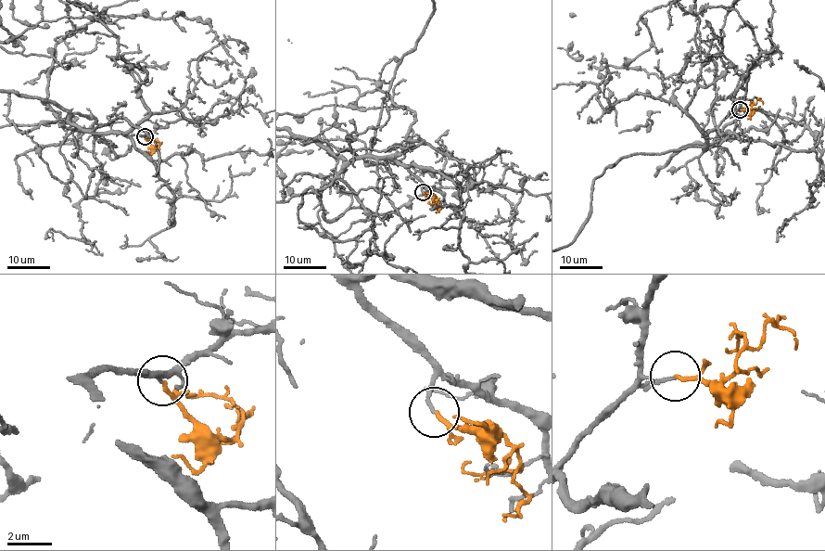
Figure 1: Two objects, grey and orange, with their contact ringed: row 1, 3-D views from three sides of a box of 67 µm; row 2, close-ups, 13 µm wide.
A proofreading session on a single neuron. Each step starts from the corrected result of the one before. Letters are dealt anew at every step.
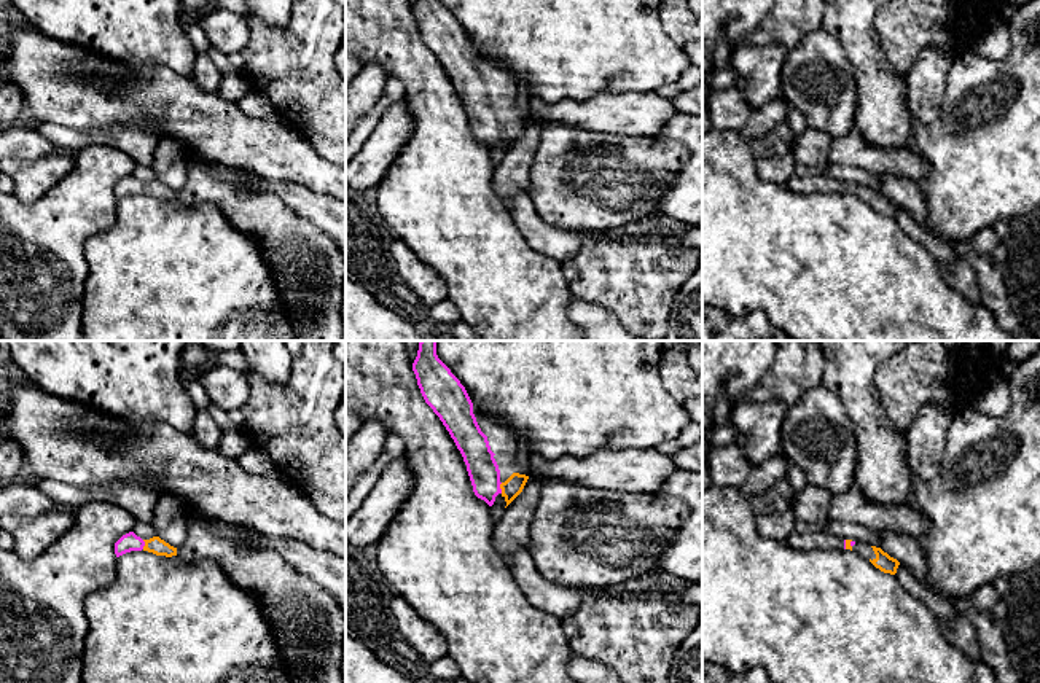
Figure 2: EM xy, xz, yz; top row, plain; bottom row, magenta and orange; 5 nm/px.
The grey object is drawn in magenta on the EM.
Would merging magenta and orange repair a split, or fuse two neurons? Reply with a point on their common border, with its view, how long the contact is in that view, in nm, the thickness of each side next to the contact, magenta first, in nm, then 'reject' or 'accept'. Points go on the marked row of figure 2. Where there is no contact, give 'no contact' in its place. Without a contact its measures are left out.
xz (499, 487) | 60 nm | 160/100 nm | accept

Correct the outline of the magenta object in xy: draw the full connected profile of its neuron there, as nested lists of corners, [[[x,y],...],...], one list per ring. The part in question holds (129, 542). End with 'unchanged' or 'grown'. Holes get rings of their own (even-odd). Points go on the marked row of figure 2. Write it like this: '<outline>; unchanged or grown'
[[[129,532],[123,535],[116,543],[115,543],[115,554],[116,557],[131,552],[131,551],[148,551],[156,556],[166,556],[172,557],[177,556],[177,548],[170,546],[159,537],[153,537],[150,540],[142,540],[137,537],[134,532]]]; grown

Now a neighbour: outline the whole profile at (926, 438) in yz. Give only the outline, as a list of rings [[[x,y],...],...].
[[[922,406],[906,433],[908,465],[914,482],[932,481],[941,468],[948,428],[954,412],[943,406]]]

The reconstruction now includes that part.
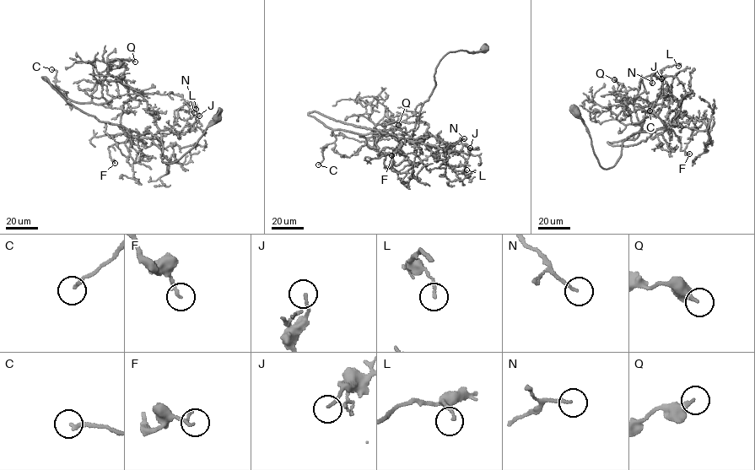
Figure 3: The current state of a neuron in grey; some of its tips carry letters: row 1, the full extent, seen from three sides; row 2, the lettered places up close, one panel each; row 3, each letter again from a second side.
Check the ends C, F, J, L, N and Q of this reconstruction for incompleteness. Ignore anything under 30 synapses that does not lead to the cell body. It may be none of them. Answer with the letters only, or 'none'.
C

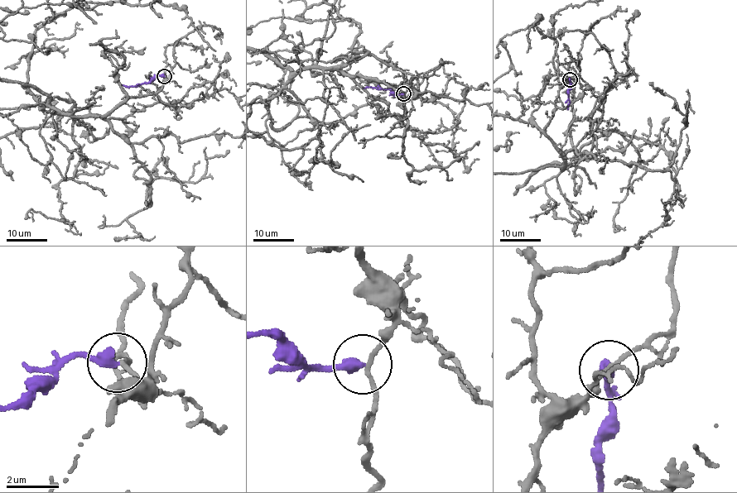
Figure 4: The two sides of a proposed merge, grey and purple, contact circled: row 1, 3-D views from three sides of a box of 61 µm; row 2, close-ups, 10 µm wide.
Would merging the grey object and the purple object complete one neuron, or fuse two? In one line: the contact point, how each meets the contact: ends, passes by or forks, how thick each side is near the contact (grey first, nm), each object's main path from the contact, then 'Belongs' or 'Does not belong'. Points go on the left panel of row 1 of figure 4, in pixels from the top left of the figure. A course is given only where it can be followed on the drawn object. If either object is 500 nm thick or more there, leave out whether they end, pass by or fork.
Place: (164, 76). At the ring grey passes by. At the ring purple ends. Thickness 130 nm (grey) against 400 nm. Course of purple: (164, 76), (157, 74), (148, 83), (137, 86), (122, 84). Does not belong

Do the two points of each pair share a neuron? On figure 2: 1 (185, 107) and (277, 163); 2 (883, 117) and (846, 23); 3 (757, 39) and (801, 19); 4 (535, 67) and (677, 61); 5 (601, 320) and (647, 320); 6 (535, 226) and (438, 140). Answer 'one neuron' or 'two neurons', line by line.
1: one neuron
2: one neuron
3: one neuron
4: one neuron
5: two neurons
6: two neurons

